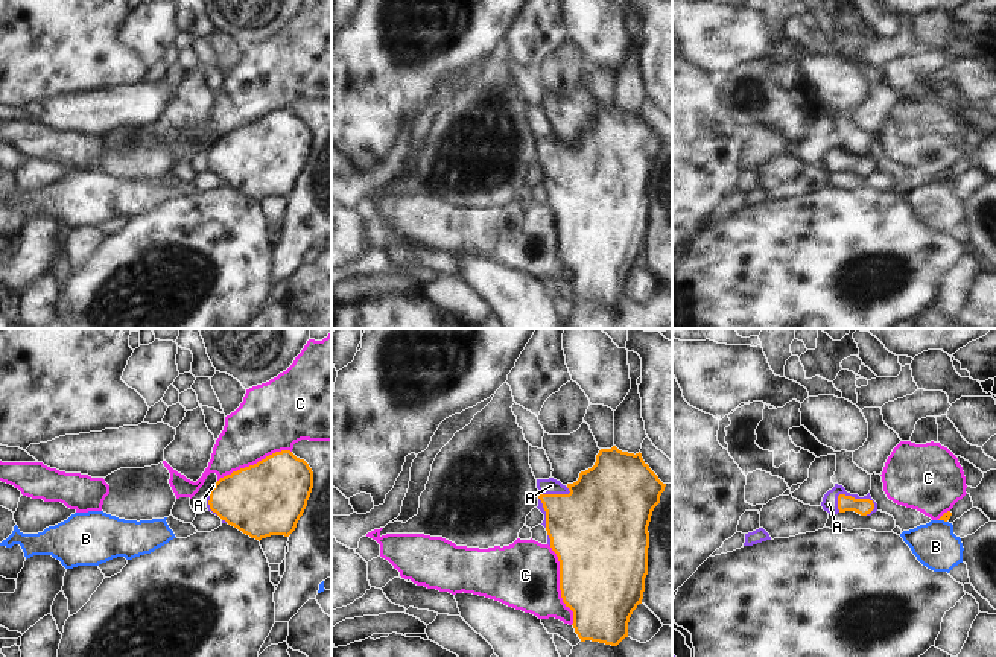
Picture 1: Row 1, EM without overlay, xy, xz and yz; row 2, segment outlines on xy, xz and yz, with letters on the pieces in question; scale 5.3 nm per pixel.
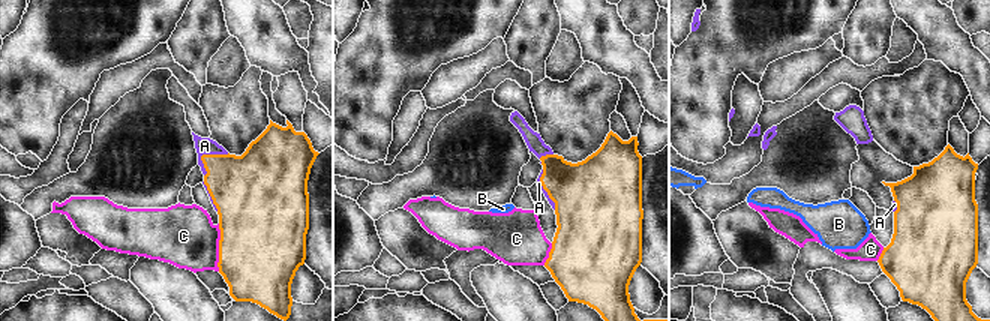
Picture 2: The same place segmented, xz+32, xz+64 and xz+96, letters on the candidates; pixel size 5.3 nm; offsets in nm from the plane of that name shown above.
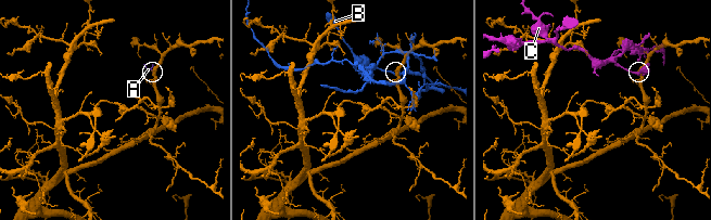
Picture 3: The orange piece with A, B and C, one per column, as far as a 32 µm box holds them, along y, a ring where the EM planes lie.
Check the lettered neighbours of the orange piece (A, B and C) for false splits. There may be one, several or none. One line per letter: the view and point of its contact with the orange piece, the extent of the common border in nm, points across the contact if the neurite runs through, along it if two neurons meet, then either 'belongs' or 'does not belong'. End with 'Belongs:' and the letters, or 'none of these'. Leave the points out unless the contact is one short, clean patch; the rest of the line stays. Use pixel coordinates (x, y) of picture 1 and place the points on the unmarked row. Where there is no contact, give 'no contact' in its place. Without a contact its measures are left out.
A: meets orange in xz at (540, 154); contact 240 nm long; runs through xz (577, 183), (548, 154), (540, 154), (551, 145); belongs
B: meets orange in yz at (943, 178); contact 50 nm long; does not belong
C: meets orange in xz at (560, 245); contact 440 nm long; does not belong
Belongs: A

